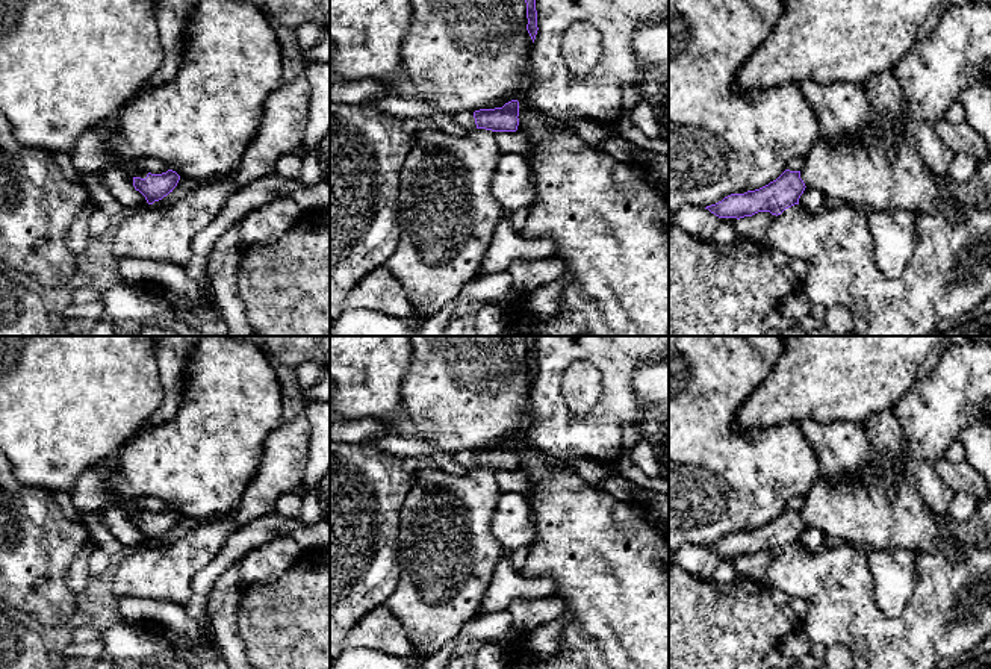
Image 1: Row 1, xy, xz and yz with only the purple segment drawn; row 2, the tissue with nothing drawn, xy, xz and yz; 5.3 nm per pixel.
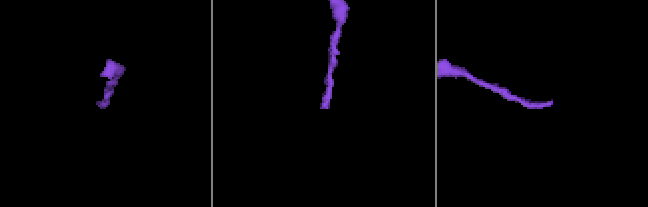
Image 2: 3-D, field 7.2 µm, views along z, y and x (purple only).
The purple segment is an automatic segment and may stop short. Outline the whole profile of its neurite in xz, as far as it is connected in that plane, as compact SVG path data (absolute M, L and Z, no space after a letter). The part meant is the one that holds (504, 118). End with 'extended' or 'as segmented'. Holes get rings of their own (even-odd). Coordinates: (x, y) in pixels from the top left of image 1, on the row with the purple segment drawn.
M519 101L502 107L474 112L477 127L464 136L449 135L440 129L413 133L413 145L399 174L398 226L399 241L384 268L401 283L413 307L424 316L439 313L446 304L457 301L463 288L477 277L498 221L505 215L492 194L492 179L501 157L495 132L516 132L519 126Z; extended

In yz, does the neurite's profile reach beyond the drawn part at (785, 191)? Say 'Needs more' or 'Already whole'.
Needs more

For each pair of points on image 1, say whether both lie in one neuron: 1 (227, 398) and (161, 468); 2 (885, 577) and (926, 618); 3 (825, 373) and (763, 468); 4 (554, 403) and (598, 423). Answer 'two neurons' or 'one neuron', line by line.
1: one neuron
2: two neurons
3: two neurons
4: one neuron

